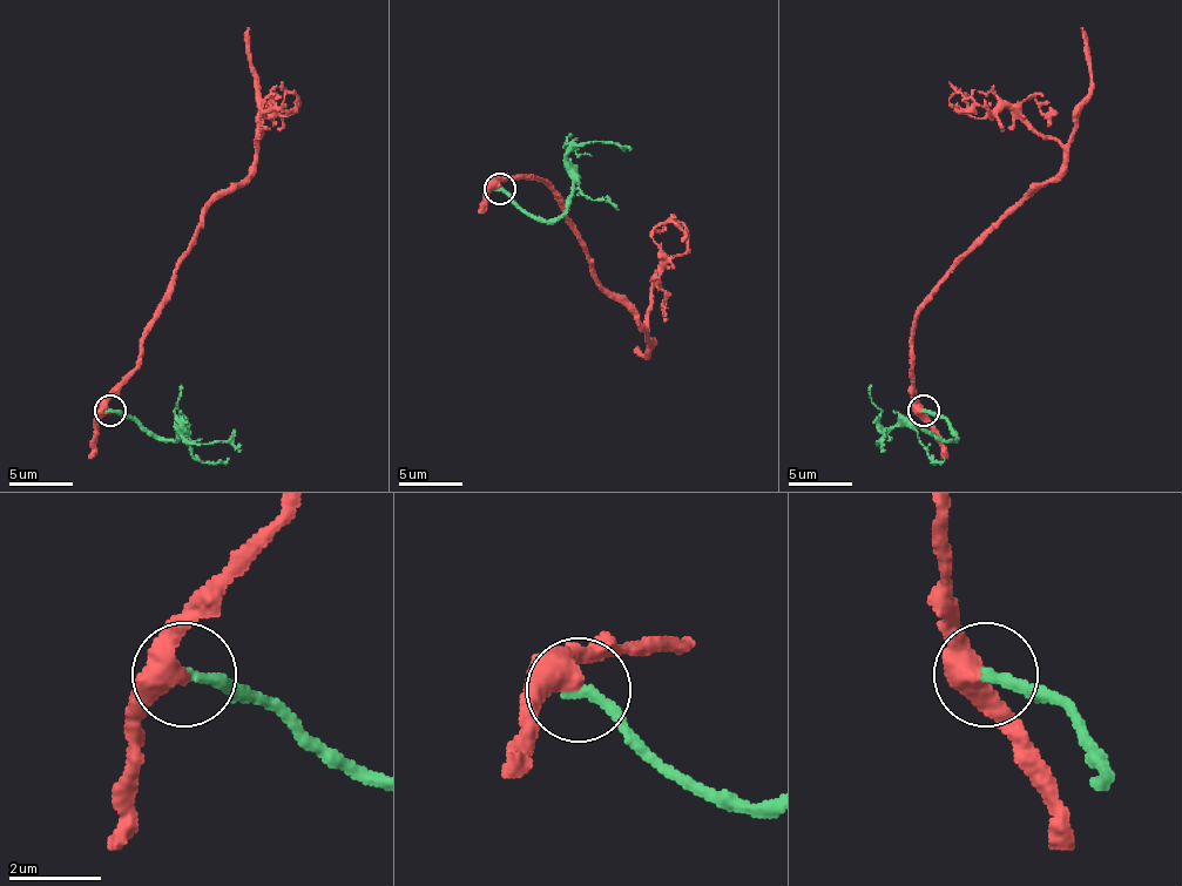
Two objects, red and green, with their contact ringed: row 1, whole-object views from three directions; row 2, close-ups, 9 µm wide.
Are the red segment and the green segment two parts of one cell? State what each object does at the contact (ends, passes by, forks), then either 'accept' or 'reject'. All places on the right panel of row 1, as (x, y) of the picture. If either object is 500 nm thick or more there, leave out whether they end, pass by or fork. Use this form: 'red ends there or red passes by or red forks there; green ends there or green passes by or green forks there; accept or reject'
red passes by; green ends there; accept

